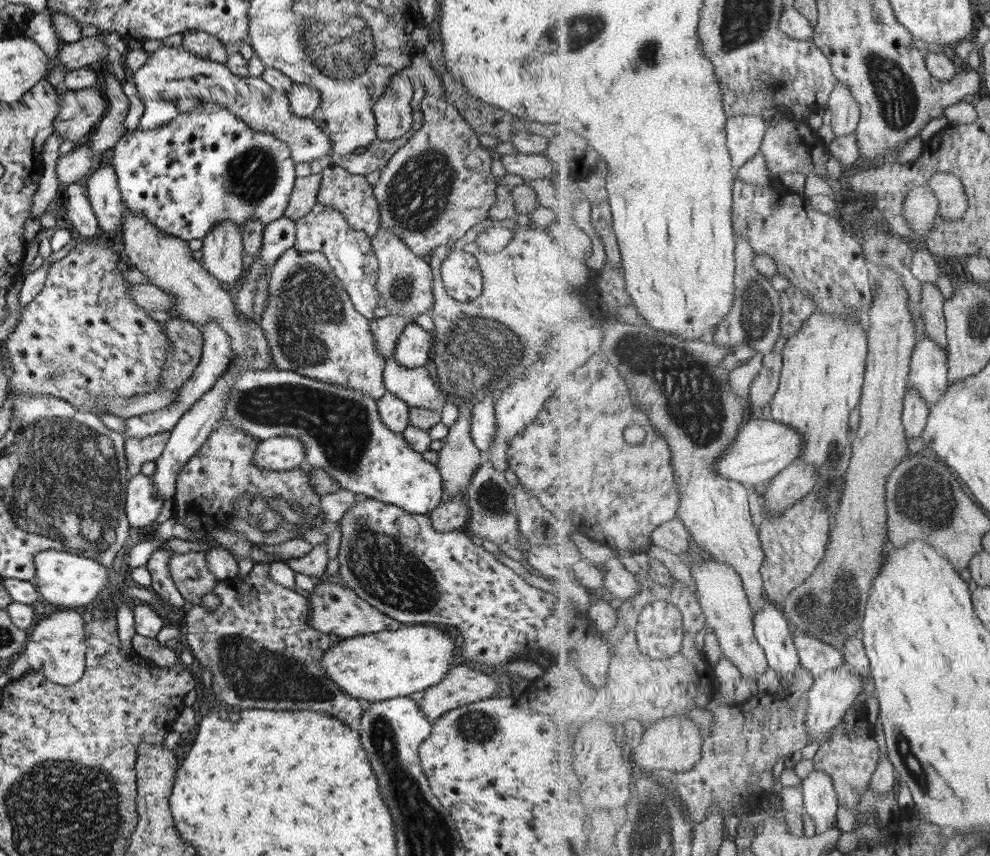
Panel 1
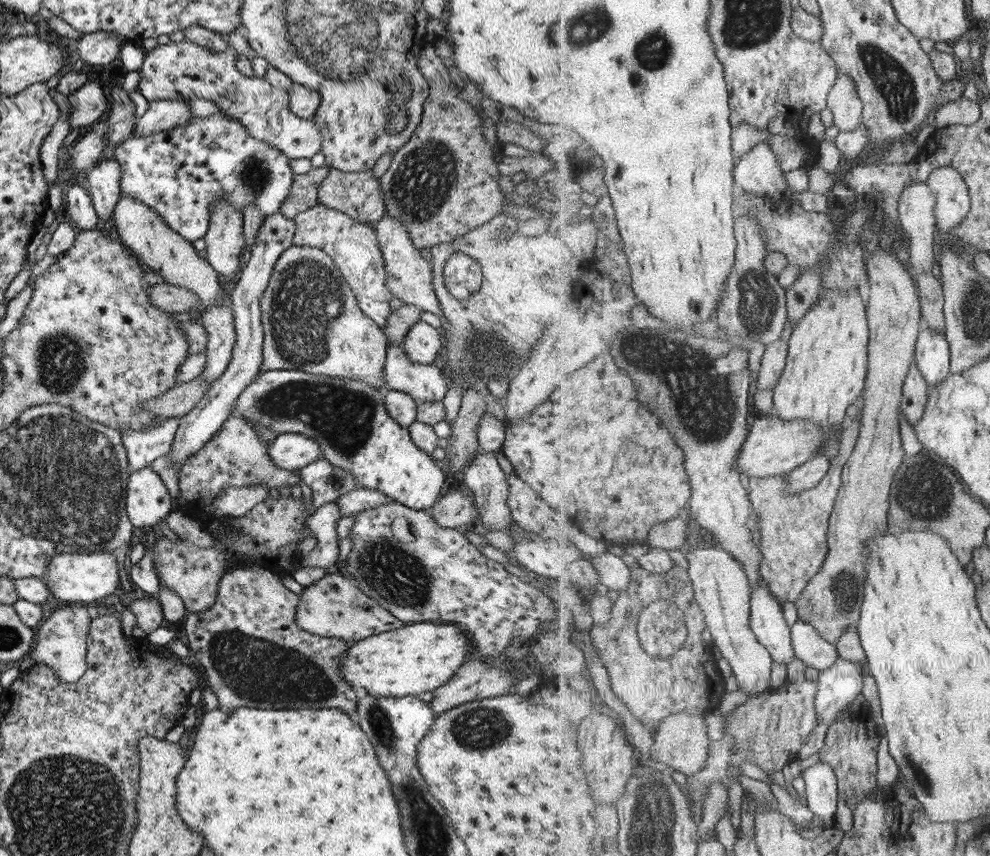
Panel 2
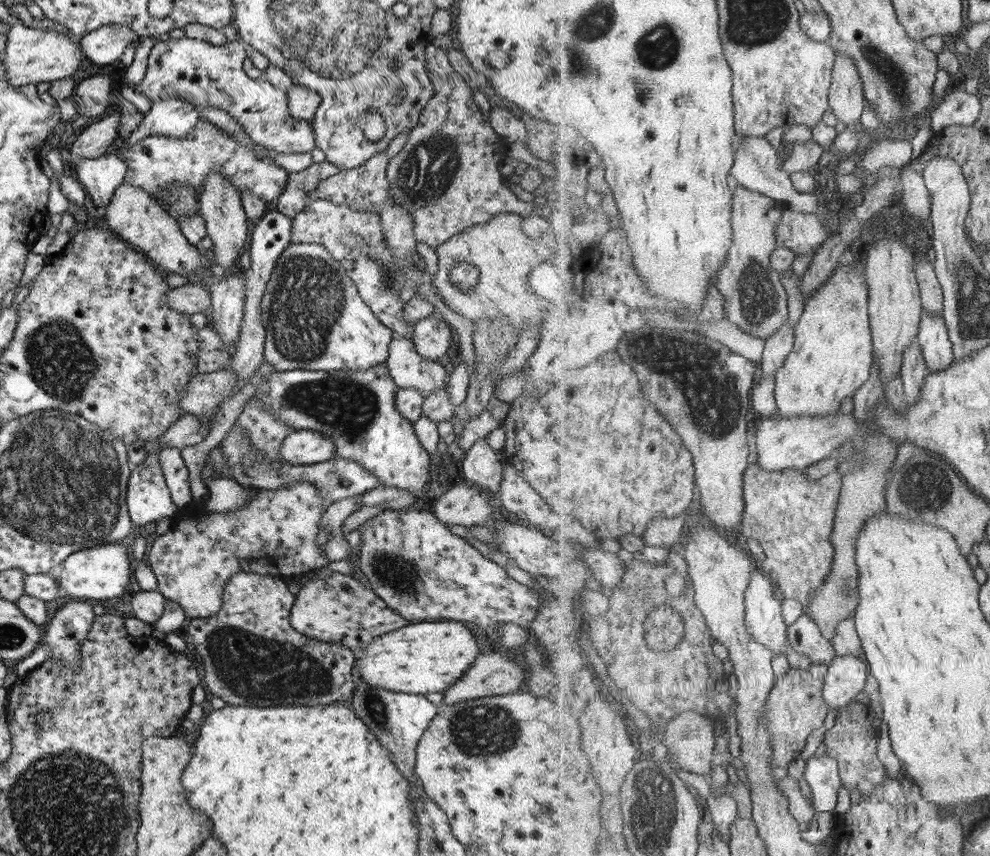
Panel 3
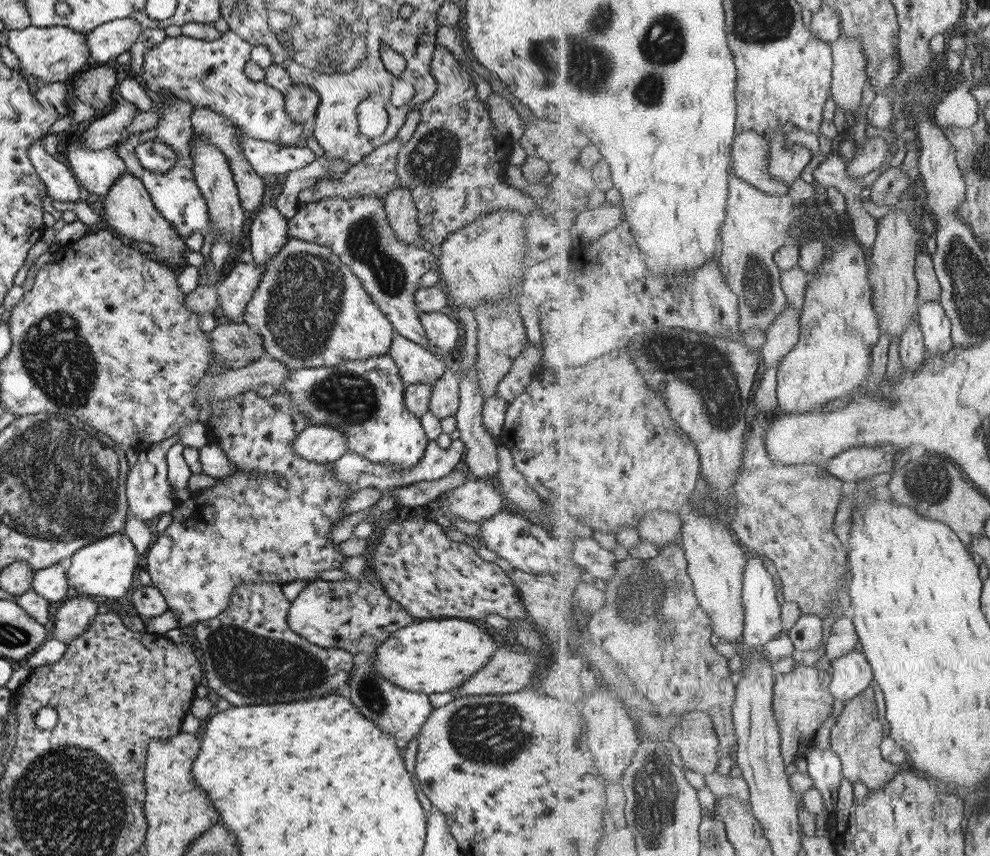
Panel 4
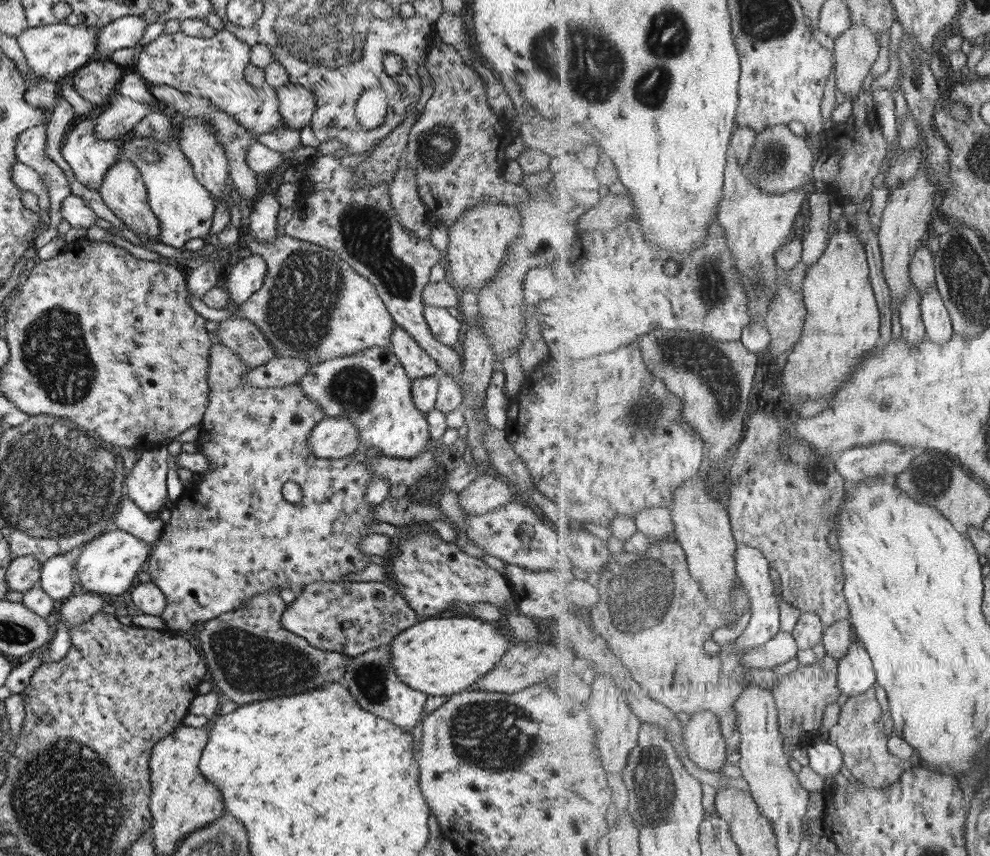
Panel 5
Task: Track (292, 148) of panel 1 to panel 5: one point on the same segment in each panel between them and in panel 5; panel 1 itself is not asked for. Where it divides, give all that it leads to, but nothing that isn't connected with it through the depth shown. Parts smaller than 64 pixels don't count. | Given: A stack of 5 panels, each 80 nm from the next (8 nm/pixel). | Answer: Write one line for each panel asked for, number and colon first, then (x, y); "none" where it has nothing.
2: (174, 71)
3: (203, 74)
4: (210, 74)
5: (211, 68)

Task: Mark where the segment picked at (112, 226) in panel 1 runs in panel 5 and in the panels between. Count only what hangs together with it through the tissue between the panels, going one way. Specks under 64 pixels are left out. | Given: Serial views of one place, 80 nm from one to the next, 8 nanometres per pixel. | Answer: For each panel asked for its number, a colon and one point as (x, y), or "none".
2: (102, 180)
3: (100, 176)
4: (95, 170)
5: (88, 157)

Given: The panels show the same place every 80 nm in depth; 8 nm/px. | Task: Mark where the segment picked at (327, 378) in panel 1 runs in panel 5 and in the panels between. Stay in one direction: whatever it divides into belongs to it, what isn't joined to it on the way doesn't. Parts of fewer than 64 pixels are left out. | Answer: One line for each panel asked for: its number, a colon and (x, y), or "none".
2: (311, 322)
3: (313, 318)
4: (309, 310)
5: (312, 306)

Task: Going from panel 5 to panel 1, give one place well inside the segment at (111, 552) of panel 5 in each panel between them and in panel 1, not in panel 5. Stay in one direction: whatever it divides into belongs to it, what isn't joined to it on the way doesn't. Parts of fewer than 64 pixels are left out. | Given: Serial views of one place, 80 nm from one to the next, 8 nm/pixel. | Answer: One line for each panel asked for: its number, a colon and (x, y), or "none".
1: (64, 579)
2: (72, 577)
3: (100, 572)
4: (105, 567)

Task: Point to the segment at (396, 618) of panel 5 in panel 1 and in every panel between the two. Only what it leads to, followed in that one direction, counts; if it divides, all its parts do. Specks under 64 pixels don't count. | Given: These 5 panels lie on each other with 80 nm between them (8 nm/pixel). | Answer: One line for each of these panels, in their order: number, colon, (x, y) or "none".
1: (334, 609)
2: (333, 606)
3: (339, 608)
4: (355, 616)

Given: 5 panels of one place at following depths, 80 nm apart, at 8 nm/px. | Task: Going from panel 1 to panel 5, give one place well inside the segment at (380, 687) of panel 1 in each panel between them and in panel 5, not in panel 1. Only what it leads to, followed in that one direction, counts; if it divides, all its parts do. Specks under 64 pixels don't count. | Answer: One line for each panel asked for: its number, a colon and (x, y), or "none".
2: (417, 658)
3: (428, 657)
4: (432, 657)
5: (441, 657)

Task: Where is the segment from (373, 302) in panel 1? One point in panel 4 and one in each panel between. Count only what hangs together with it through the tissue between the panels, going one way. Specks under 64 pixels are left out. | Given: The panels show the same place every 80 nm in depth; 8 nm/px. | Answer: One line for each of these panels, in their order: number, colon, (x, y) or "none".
2: (352, 247)
3: (353, 239)
4: (355, 230)

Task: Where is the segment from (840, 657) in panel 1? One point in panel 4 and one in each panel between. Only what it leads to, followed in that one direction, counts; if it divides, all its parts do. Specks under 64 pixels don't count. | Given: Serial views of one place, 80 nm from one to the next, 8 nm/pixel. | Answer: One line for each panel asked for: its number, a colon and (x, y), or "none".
2: (810, 647)
3: (805, 636)
4: (808, 633)

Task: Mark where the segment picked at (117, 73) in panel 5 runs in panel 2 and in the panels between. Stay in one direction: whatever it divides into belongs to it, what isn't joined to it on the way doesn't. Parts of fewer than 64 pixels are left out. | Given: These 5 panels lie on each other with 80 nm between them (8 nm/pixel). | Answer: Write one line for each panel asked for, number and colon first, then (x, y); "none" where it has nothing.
2: (88, 102)
3: (91, 95)
4: (93, 87)

